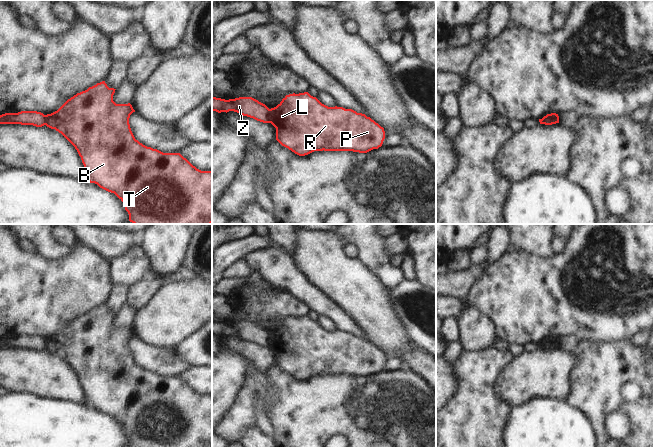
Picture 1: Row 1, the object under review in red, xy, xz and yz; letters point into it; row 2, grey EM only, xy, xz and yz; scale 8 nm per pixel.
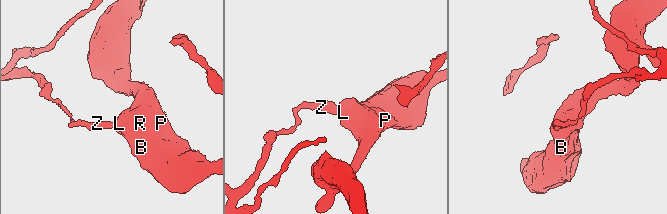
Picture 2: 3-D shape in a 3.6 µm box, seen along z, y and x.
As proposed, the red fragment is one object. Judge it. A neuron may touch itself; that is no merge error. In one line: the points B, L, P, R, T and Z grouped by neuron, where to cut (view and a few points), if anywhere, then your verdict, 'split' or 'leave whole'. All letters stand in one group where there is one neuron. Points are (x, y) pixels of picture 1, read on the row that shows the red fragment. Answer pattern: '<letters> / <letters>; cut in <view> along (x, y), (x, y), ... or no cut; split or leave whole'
B L P R T / Z; cut in xz along (268, 109), (268, 119), (270, 122); split

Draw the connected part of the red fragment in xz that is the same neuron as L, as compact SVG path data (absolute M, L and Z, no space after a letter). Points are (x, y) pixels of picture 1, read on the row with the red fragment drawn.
M308 92L286 95L274 108L269 109L270 123L276 128L276 140L299 156L314 151L353 151L367 153L382 146L384 128L352 109L328 107Z

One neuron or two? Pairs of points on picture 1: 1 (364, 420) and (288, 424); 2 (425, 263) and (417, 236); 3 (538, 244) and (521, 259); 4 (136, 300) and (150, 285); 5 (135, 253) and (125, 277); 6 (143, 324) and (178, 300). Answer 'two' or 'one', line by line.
1: one
2: one
3: two
4: one
5: one
6: one

